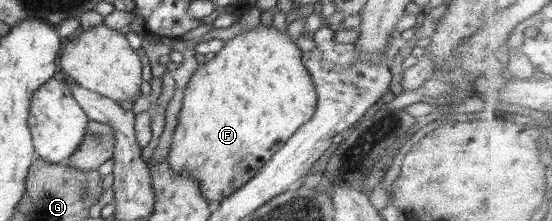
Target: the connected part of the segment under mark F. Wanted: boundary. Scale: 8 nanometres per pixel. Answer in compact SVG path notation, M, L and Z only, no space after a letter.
M260 21L259 25L253 30L241 33L241 35L235 36L232 40L226 41L223 49L215 54L211 61L206 61L198 67L187 83L185 91L183 91L183 105L179 111L179 123L175 127L175 135L173 135L171 148L166 159L168 166L174 169L174 173L194 177L198 181L201 195L209 202L223 201L223 199L235 193L242 185L245 185L252 177L255 177L255 174L273 157L273 153L279 151L283 144L313 117L317 94L312 77L307 72L305 65L303 65L303 55L305 53L291 40L287 31L285 33L278 31L273 27L273 23L265 26Z

